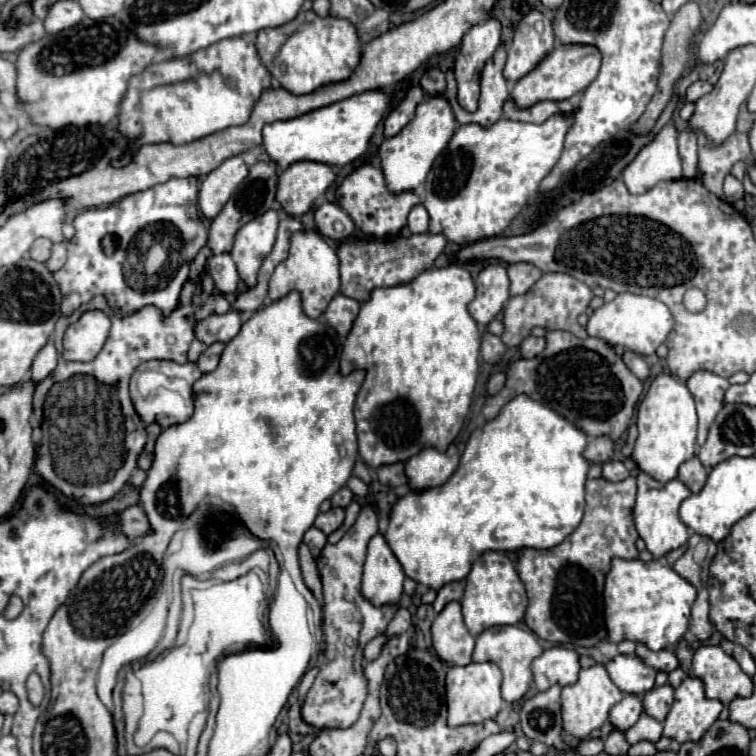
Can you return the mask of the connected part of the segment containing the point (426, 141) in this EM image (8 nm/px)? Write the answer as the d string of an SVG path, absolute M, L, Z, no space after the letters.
M443 94L427 96L427 100L423 100L417 106L413 120L397 136L387 138L379 146L381 168L387 178L387 188L395 192L415 190L425 180L433 160L439 156L443 146L447 146L447 142L451 140L451 134L455 132L455 128L457 128L457 120L453 116L449 100Z

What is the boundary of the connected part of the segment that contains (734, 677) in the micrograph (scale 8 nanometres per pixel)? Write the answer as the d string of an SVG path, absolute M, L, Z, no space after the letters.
M699 646L693 656L693 674L703 680L707 698L729 706L731 700L753 692L751 678L719 646Z

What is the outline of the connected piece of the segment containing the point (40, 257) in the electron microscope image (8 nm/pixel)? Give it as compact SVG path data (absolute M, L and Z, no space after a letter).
M37 238L37 240L33 242L29 254L31 254L31 258L37 260L37 262L47 262L49 256L51 256L51 246L53 246L51 240L47 240L47 238Z

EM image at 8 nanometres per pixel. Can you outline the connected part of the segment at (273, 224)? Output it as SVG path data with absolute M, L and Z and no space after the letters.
M267 210L267 214L247 222L235 236L235 244L229 254L247 286L255 286L257 282L257 272L275 244L277 224L277 210Z

